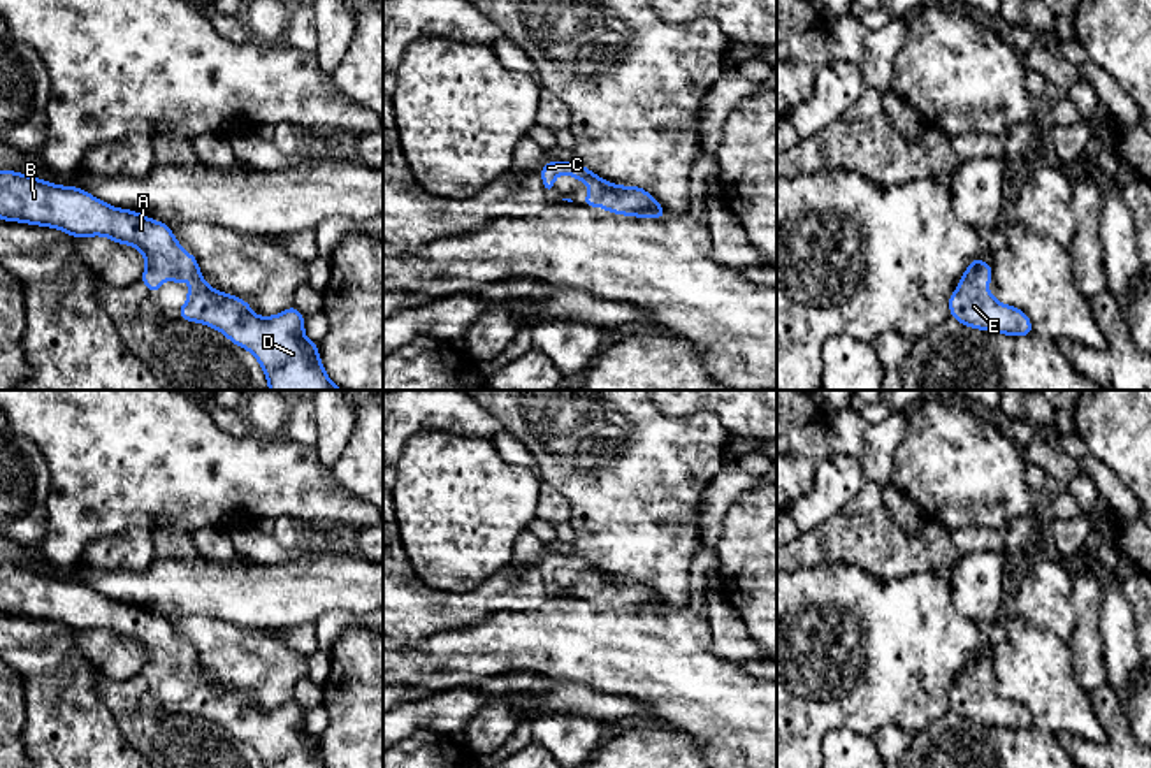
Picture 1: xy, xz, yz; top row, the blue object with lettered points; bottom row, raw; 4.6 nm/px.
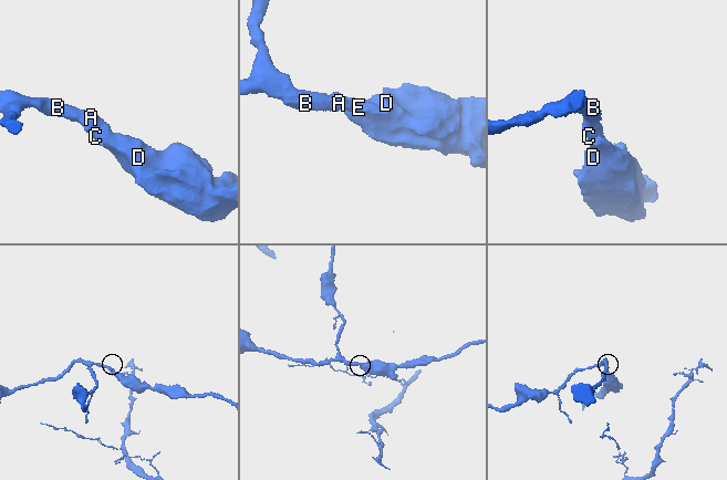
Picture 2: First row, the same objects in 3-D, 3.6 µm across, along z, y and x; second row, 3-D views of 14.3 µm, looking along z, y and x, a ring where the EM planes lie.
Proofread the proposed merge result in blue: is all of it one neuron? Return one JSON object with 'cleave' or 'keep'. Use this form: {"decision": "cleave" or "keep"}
{"decision": "keep"}

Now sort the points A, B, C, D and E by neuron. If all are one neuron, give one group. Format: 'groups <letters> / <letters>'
groups A B C D E

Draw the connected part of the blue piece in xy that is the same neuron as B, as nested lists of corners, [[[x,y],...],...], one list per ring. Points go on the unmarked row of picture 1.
[[[0,564],[0,613],[54,620],[72,631],[105,629],[114,636],[132,638],[144,647],[146,664],[141,675],[153,689],[162,682],[163,670],[174,677],[181,677],[185,671],[190,673],[188,694],[181,699],[177,710],[218,722],[234,738],[251,745],[265,768],[327,768],[322,761],[316,736],[304,731],[306,712],[295,699],[279,708],[262,712],[250,705],[248,694],[239,694],[232,687],[221,687],[207,680],[197,652],[192,647],[185,647],[185,641],[165,617],[153,615],[135,605],[111,601],[76,580],[51,578],[14,564]]]

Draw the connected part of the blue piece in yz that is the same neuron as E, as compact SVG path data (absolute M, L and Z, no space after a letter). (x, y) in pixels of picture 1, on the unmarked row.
M981 652L972 654L959 673L959 680L949 692L951 710L966 721L991 724L995 728L1032 728L1032 715L1021 703L1000 698L986 684L991 673L991 659Z

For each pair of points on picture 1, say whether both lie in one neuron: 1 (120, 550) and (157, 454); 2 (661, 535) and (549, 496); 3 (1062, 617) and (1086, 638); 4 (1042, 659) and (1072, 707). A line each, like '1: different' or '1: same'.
1: different
2: different
3: different
4: same

